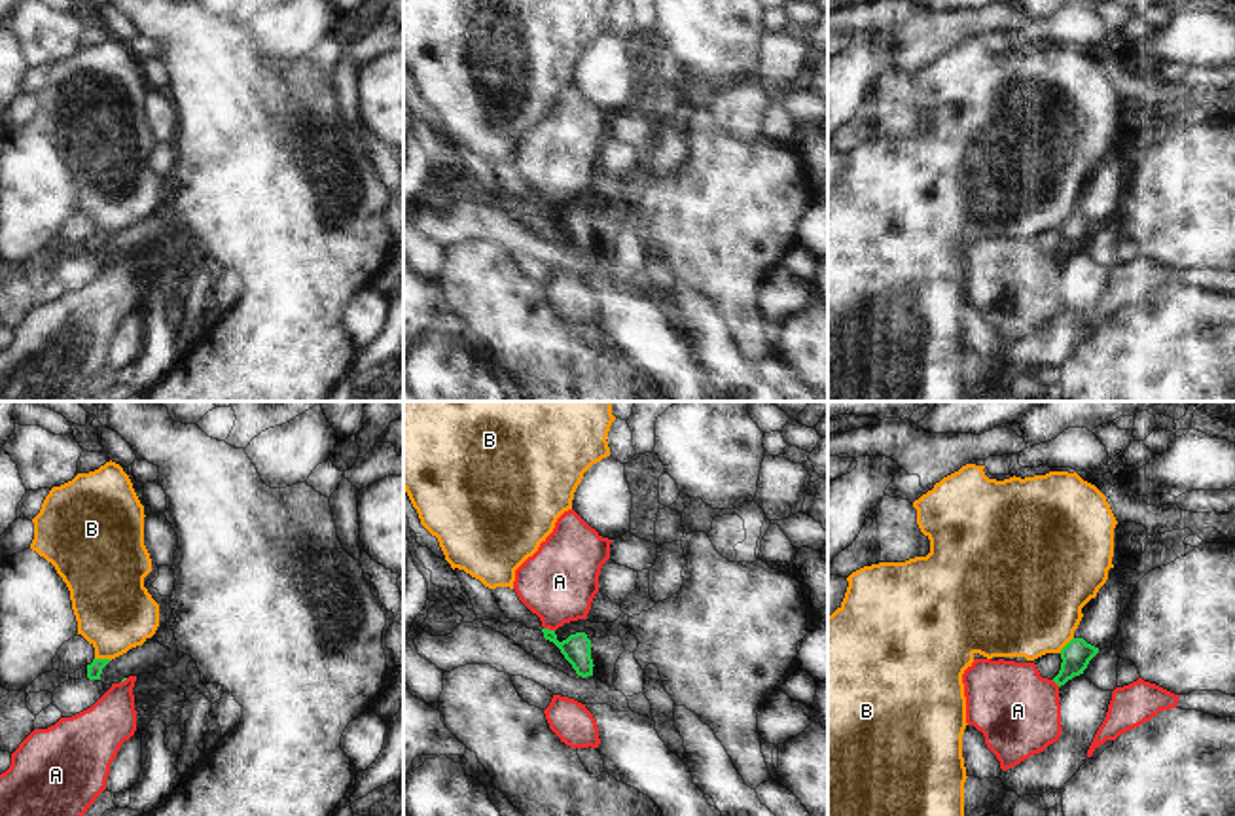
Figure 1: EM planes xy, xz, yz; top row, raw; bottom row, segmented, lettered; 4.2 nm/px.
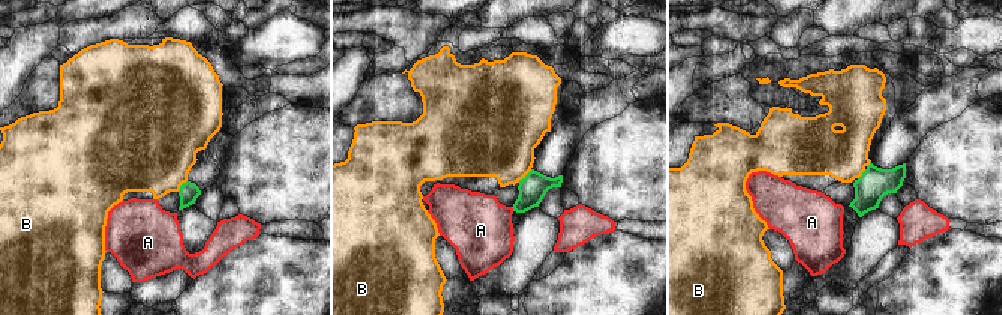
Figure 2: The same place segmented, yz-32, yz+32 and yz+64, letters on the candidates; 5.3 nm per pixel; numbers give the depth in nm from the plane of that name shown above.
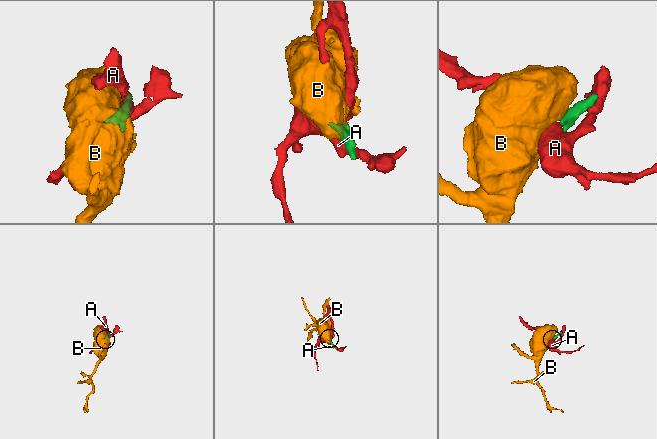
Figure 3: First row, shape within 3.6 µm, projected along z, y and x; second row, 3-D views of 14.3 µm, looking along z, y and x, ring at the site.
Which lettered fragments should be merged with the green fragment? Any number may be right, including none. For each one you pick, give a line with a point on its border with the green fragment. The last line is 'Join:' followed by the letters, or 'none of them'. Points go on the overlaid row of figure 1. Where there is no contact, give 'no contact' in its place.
Join: none of them

